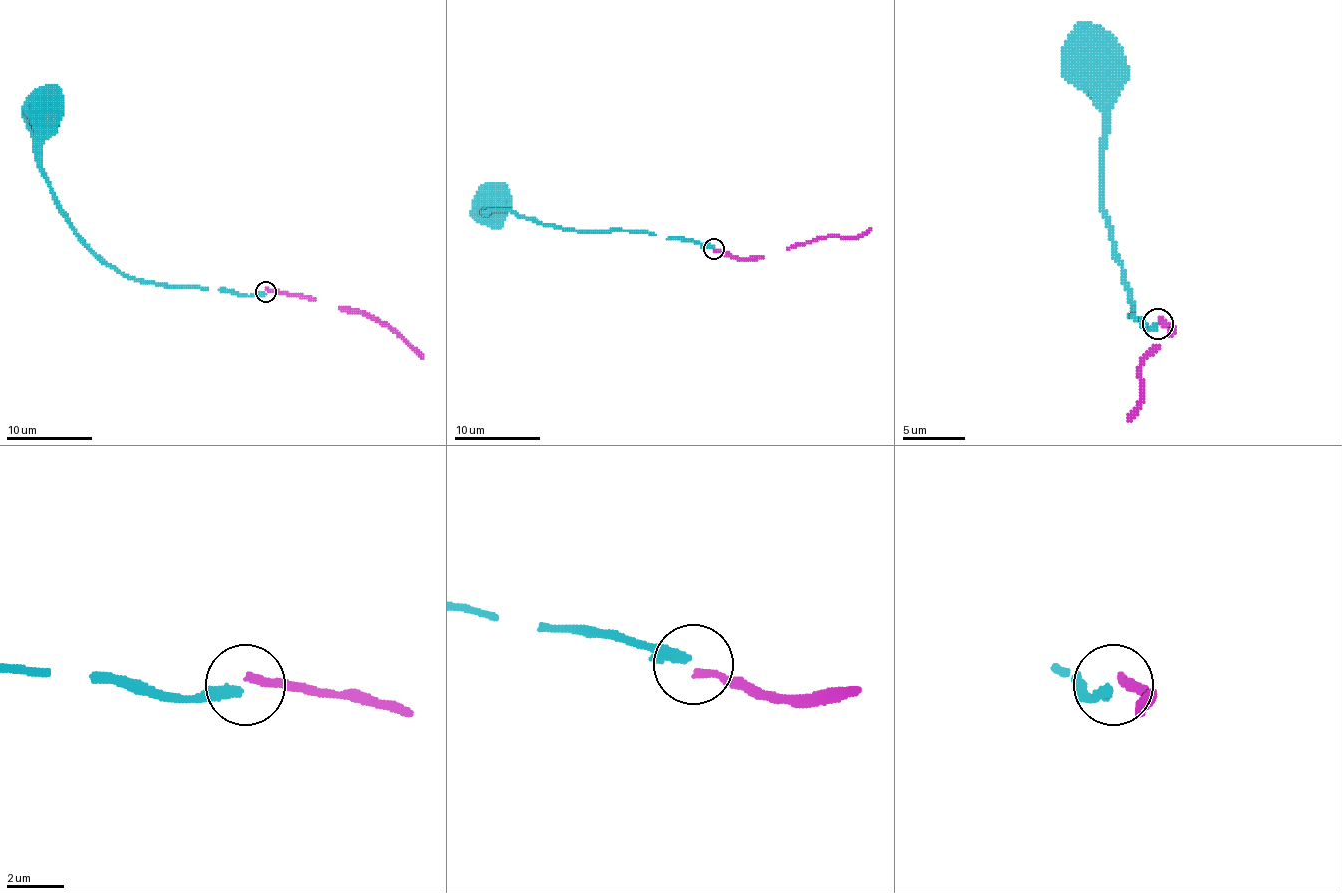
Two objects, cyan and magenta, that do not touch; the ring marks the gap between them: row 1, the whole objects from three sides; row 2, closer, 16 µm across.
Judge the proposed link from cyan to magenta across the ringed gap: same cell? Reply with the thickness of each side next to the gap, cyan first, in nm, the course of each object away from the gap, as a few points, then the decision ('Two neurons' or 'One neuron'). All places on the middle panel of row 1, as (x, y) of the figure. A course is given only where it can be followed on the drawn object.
Thickness 340 nm (cyan) against 280 nm. Course of cyan: (714, 247), (649, 232), (558, 228), (509, 211), (489, 211), (485, 206), (494, 202). Course of magenta: (714, 250), (740, 258), (761, 258), (826, 239), (862, 237), (871, 228). Two neurons

